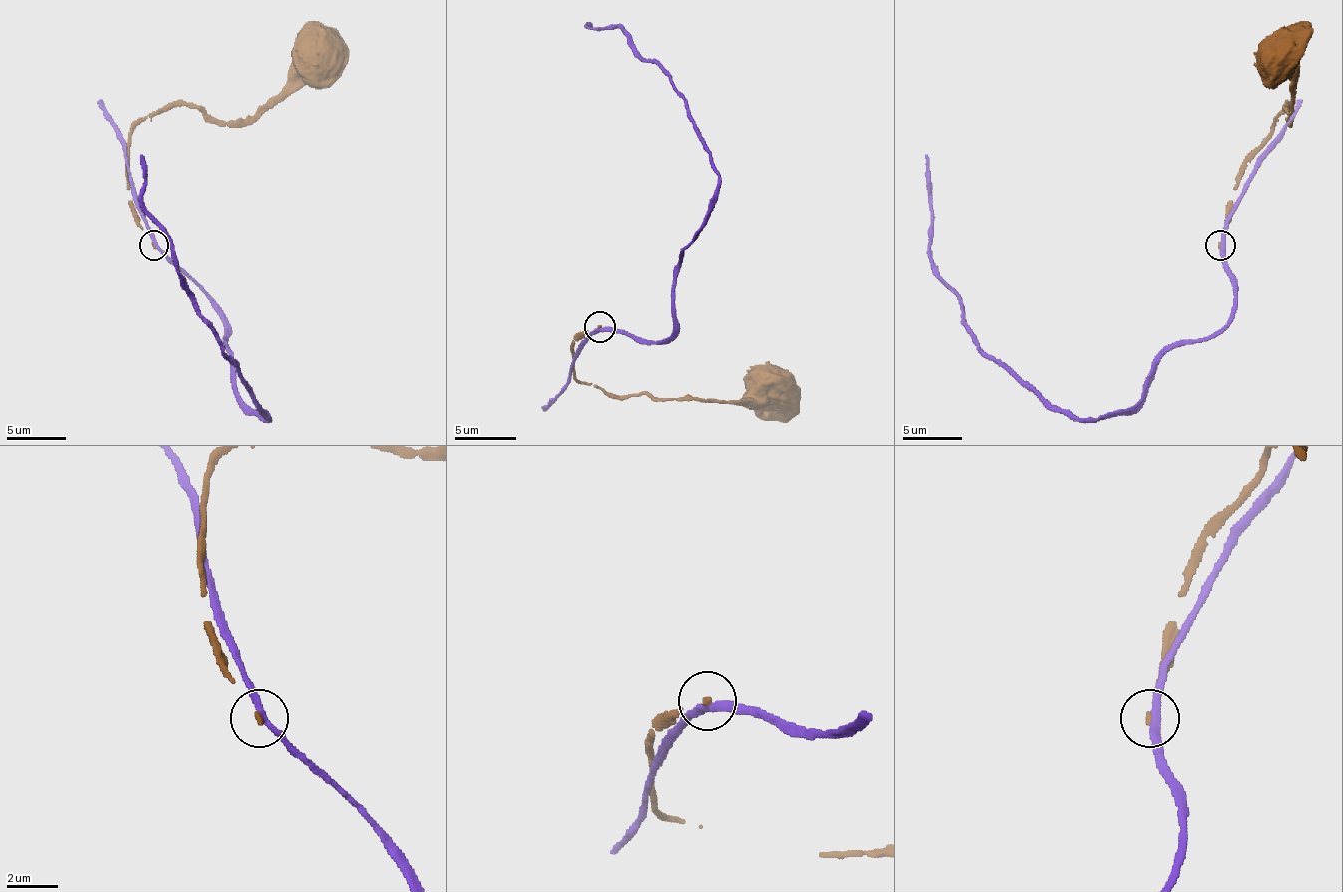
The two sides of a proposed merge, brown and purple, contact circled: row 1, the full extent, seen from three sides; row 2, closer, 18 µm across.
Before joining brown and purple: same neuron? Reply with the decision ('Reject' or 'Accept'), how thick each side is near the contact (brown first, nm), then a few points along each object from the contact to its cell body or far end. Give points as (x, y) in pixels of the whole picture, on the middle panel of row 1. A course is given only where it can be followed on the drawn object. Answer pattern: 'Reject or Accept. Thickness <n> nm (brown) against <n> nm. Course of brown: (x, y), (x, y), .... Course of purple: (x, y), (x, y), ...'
Reject. Thickness 190 nm (brown) against 260 nm. Course of brown: (600, 327), (572, 336), (572, 373), (582, 382), (621, 395), (769, 404), (769, 395). Course of purple: (600, 327), (655, 343), (674, 330), (680, 254), (701, 232), (720, 171), (671, 79), (618, 27), (585, 24)

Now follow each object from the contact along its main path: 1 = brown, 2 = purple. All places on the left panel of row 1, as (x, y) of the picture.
1: (154, 246), (128, 202), (128, 136), (137, 124), (175, 104), (193, 104), (220, 122), (249, 122), (317, 47)
2: (154, 246), (208, 296), (225, 326), (231, 385), (270, 418), (181, 276), (172, 240), (143, 204), (140, 154)

